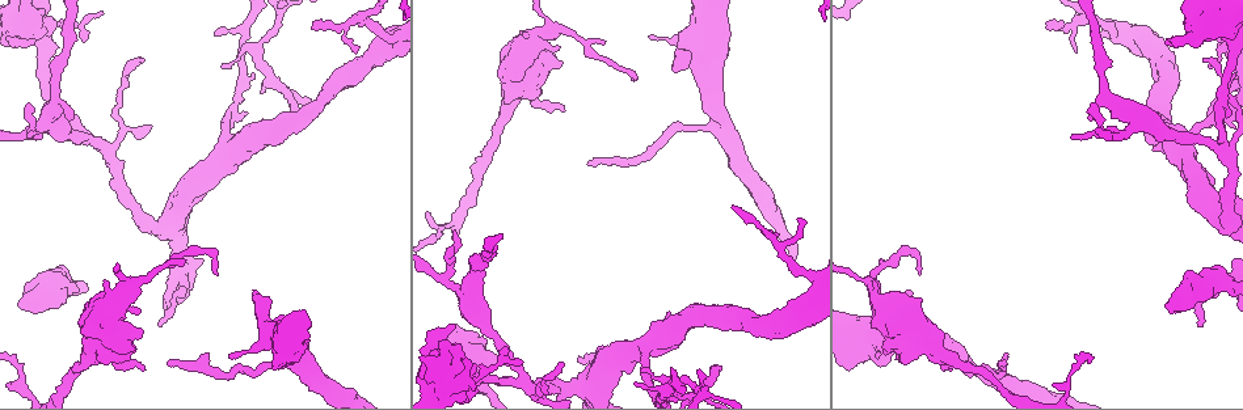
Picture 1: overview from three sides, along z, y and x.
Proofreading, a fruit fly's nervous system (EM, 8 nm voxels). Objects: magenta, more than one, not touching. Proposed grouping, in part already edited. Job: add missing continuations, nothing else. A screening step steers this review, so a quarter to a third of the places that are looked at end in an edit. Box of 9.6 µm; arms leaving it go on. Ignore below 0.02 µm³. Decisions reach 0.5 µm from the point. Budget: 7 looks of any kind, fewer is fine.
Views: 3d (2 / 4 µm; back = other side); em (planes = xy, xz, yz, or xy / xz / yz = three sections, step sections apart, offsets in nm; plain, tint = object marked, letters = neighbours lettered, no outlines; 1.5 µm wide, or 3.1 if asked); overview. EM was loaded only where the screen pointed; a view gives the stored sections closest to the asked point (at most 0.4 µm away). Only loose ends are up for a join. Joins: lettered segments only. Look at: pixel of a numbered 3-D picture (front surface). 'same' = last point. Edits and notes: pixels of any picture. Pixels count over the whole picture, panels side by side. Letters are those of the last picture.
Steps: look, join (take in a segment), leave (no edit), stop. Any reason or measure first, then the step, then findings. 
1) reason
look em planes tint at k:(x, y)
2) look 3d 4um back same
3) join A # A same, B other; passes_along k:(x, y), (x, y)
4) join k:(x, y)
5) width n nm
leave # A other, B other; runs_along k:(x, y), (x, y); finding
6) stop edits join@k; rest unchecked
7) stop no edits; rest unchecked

branch stops here
look 3d 2um back at 1:(908, 290)

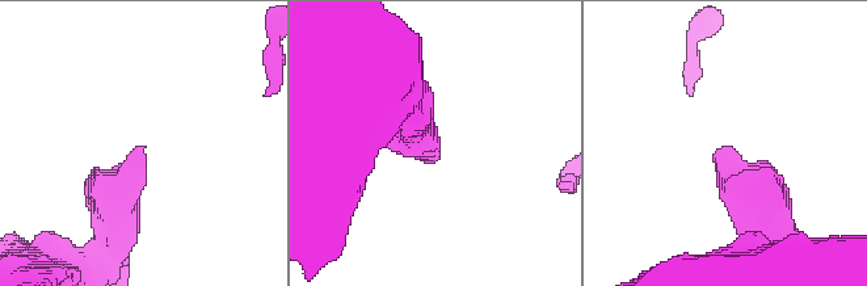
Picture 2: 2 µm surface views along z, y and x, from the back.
now the EM
look em xy step 4 tint at 2:(728, 150)

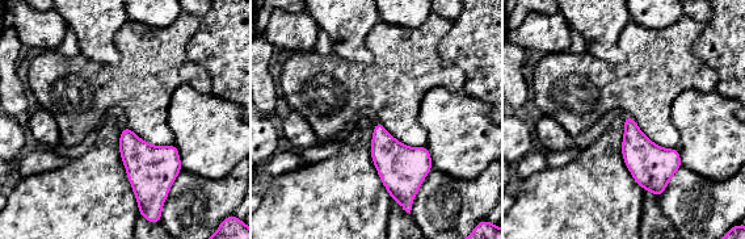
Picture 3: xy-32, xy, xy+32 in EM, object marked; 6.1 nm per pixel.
look em xy step 4 letters same

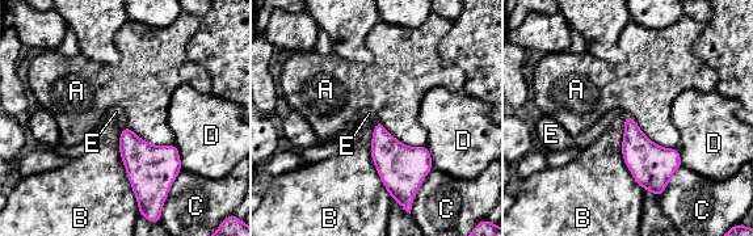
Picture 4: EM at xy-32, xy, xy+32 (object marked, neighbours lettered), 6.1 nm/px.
longest_contact B 500 nm
leave # A other, B other, C other, D other, E other; border 4:(120, 130), (120, 157), (139, 209); none of them fits

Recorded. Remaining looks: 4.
an open end
look 3d 2um at 1:(1005, 363)

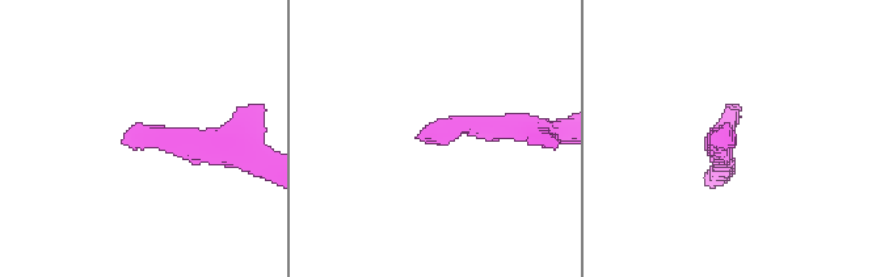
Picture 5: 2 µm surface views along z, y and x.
look em yz step 8 letters at 5:(124, 142)

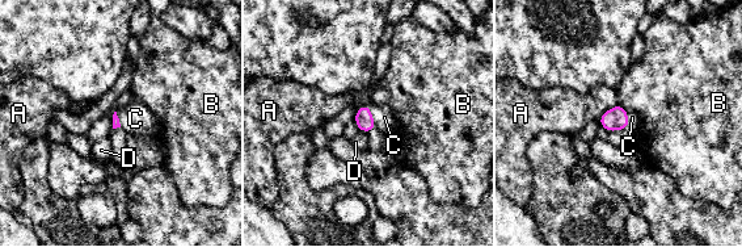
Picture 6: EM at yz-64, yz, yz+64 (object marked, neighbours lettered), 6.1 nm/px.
look em planes letters same

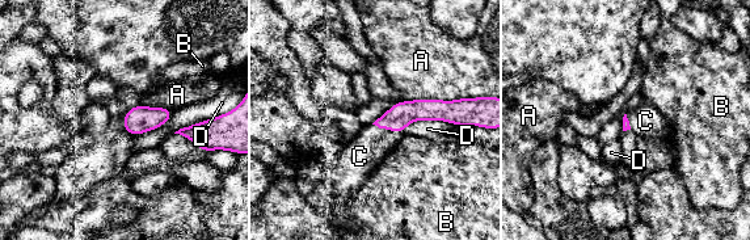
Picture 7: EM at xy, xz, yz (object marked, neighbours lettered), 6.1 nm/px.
join C # A other, B other, C same, D other; passes_along 7:(403, 113), (388, 130), (359, 156); the cell continues

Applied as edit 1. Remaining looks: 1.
branch stops here
look em planes letters at 1:(217, 32)

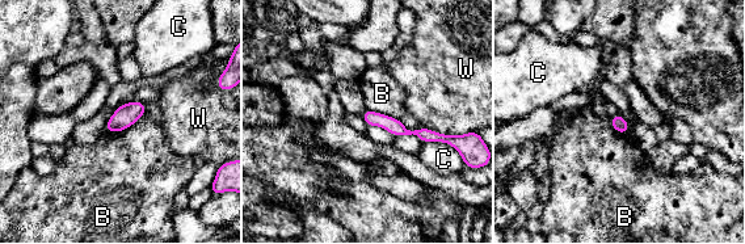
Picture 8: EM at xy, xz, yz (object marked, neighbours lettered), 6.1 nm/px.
width 90 nm
leave # B other, C other, W other; runs_along 8:(366, 114), (404, 131), (443, 138); none of them fits

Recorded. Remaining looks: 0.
stop edits join@7; rest unchecked

